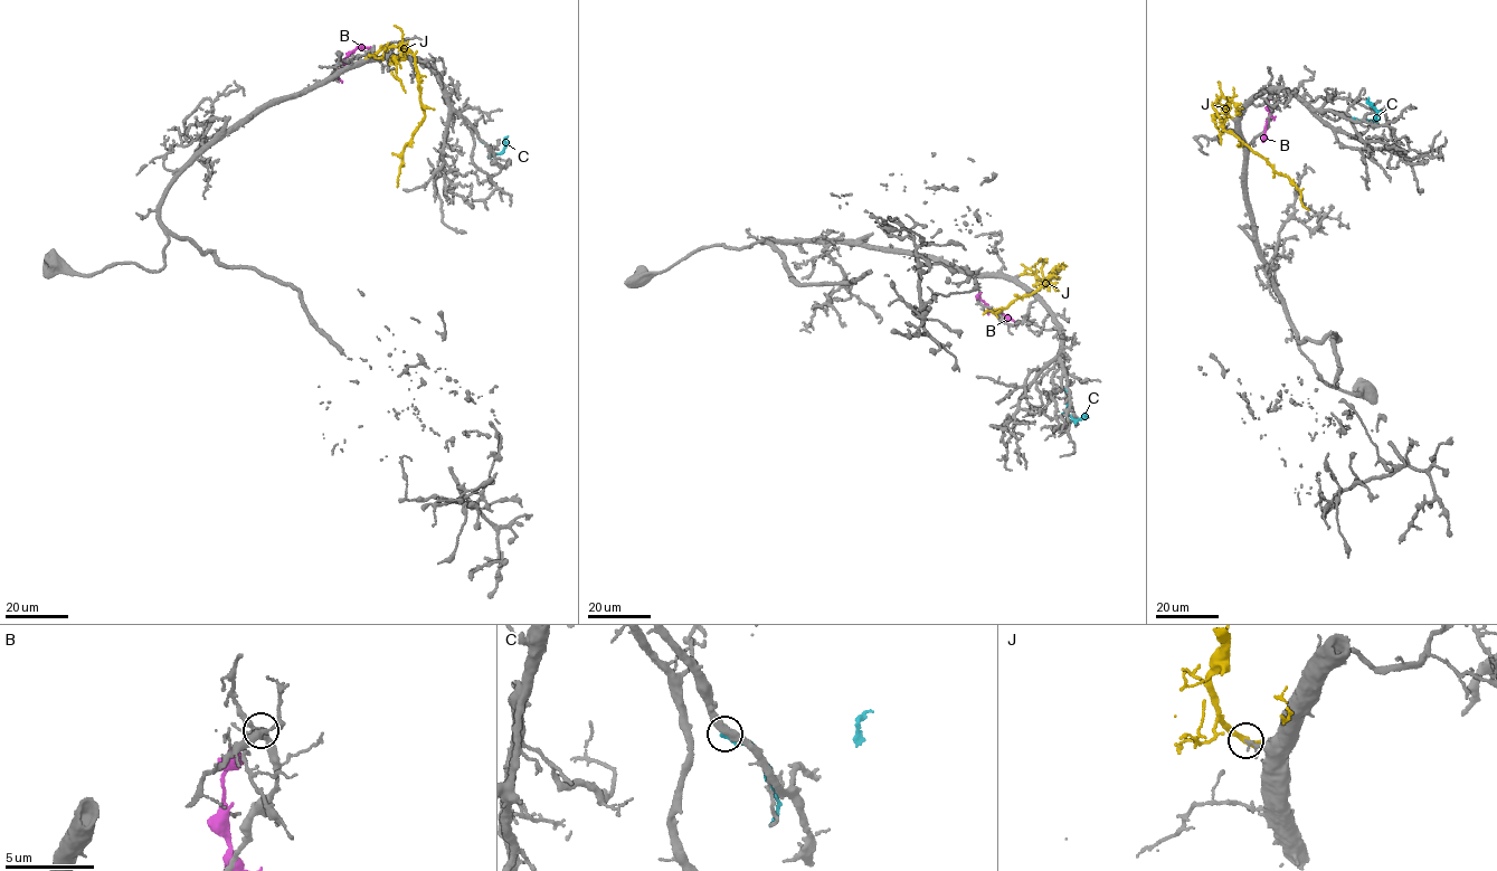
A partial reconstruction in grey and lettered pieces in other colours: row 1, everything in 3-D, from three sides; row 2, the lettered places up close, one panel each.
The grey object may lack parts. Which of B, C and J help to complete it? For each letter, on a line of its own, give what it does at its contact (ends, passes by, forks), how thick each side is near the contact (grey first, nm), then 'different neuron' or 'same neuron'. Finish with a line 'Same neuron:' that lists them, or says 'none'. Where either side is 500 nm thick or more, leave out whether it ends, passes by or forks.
B: it ends | 400/200 nm | different neuron
C: it ends | 400/200 nm | different neuron
J: it passes by | 220/320 nm | different neuron
Same neuron: none

